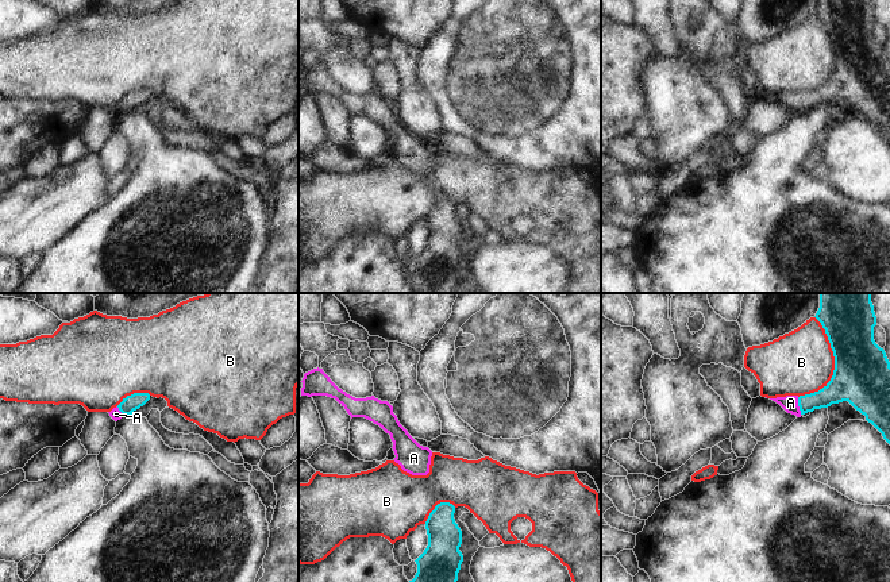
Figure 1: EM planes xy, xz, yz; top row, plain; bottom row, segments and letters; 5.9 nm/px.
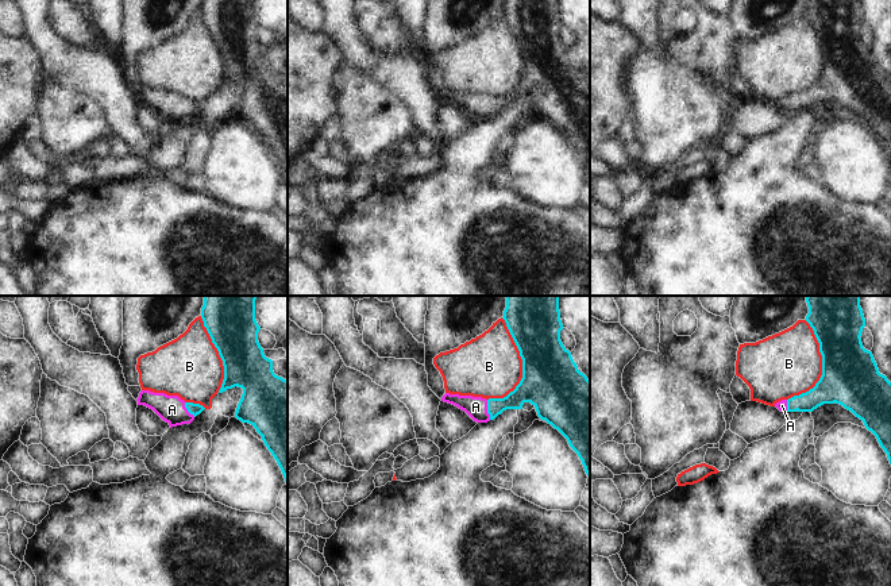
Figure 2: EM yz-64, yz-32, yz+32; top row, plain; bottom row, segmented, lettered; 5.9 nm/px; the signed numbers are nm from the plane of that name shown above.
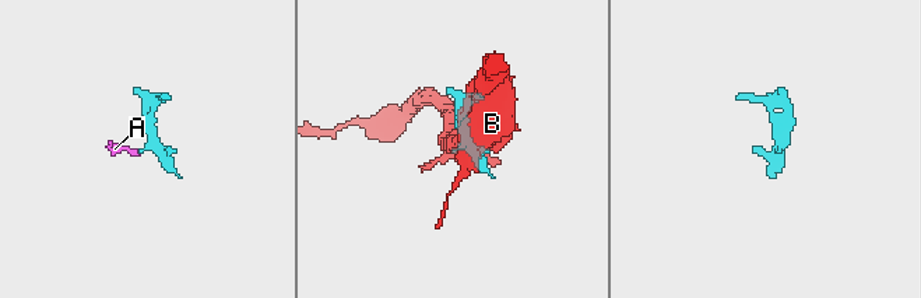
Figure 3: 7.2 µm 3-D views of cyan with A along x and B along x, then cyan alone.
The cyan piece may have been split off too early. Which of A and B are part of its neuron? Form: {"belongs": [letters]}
{"belongs": ["A"]}

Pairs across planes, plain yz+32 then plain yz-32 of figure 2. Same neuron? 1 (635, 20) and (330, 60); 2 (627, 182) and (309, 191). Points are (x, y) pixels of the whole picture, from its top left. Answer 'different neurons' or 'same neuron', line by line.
1: different neurons
2: different neurons

